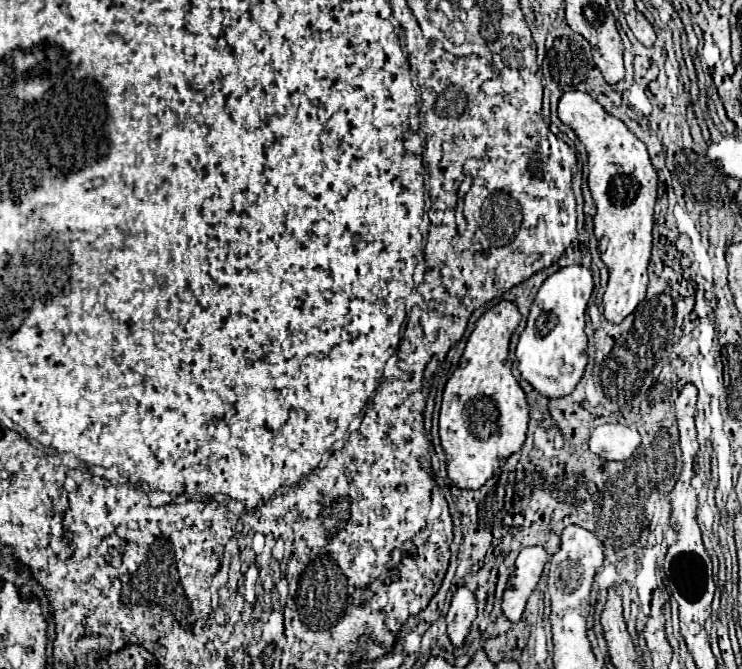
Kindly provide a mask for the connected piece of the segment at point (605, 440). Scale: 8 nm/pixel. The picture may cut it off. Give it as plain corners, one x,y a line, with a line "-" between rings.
603,424
593,430
593,436
589,440
591,452
605,460
627,460
639,444
639,432
623,424

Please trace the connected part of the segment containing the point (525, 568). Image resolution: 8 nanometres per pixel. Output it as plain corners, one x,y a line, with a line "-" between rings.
539,546
523,548
515,560
515,570
509,578
509,586
503,592
503,614
507,620
515,622
521,618
527,598
539,584
539,578
543,574
543,566
547,562
547,554

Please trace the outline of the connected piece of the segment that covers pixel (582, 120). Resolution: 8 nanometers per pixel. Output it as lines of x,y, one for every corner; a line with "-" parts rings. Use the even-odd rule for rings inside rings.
565,92
559,100
559,118
563,124
567,124
577,138
583,142
587,150
587,162
589,162
589,190
597,206
595,214
595,236
599,240
599,254
605,266
609,268
609,284
603,294
603,316
609,322
619,324
625,320
639,302
645,300
647,290
647,268
651,262
651,228
653,228
653,206
657,200
657,170
653,168
645,144
615,116
607,114
603,106
591,98
587,92

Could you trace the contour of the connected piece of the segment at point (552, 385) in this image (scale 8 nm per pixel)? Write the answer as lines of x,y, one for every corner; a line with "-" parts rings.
577,264
577,266
565,266
555,274
551,274
541,284
535,296
535,302
527,318
527,326
517,342
517,360
521,376
547,398
561,398
571,394
583,376
583,370
587,366
587,336
583,328
585,328
585,308
591,298
591,292
593,292
593,272
587,266

